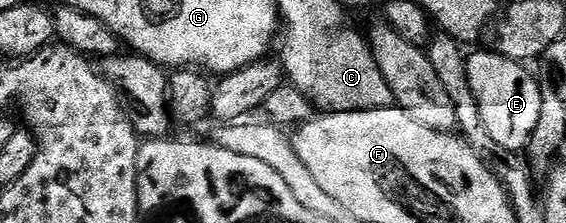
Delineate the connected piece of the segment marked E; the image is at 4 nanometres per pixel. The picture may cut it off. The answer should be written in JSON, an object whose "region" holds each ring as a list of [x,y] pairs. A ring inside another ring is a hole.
{"region":[[[475,53],[467,57],[469,87],[477,99],[483,126],[487,134],[501,147],[519,153],[531,143],[531,136],[541,119],[543,86],[540,78],[530,73],[526,64],[514,61],[500,53]]]}

